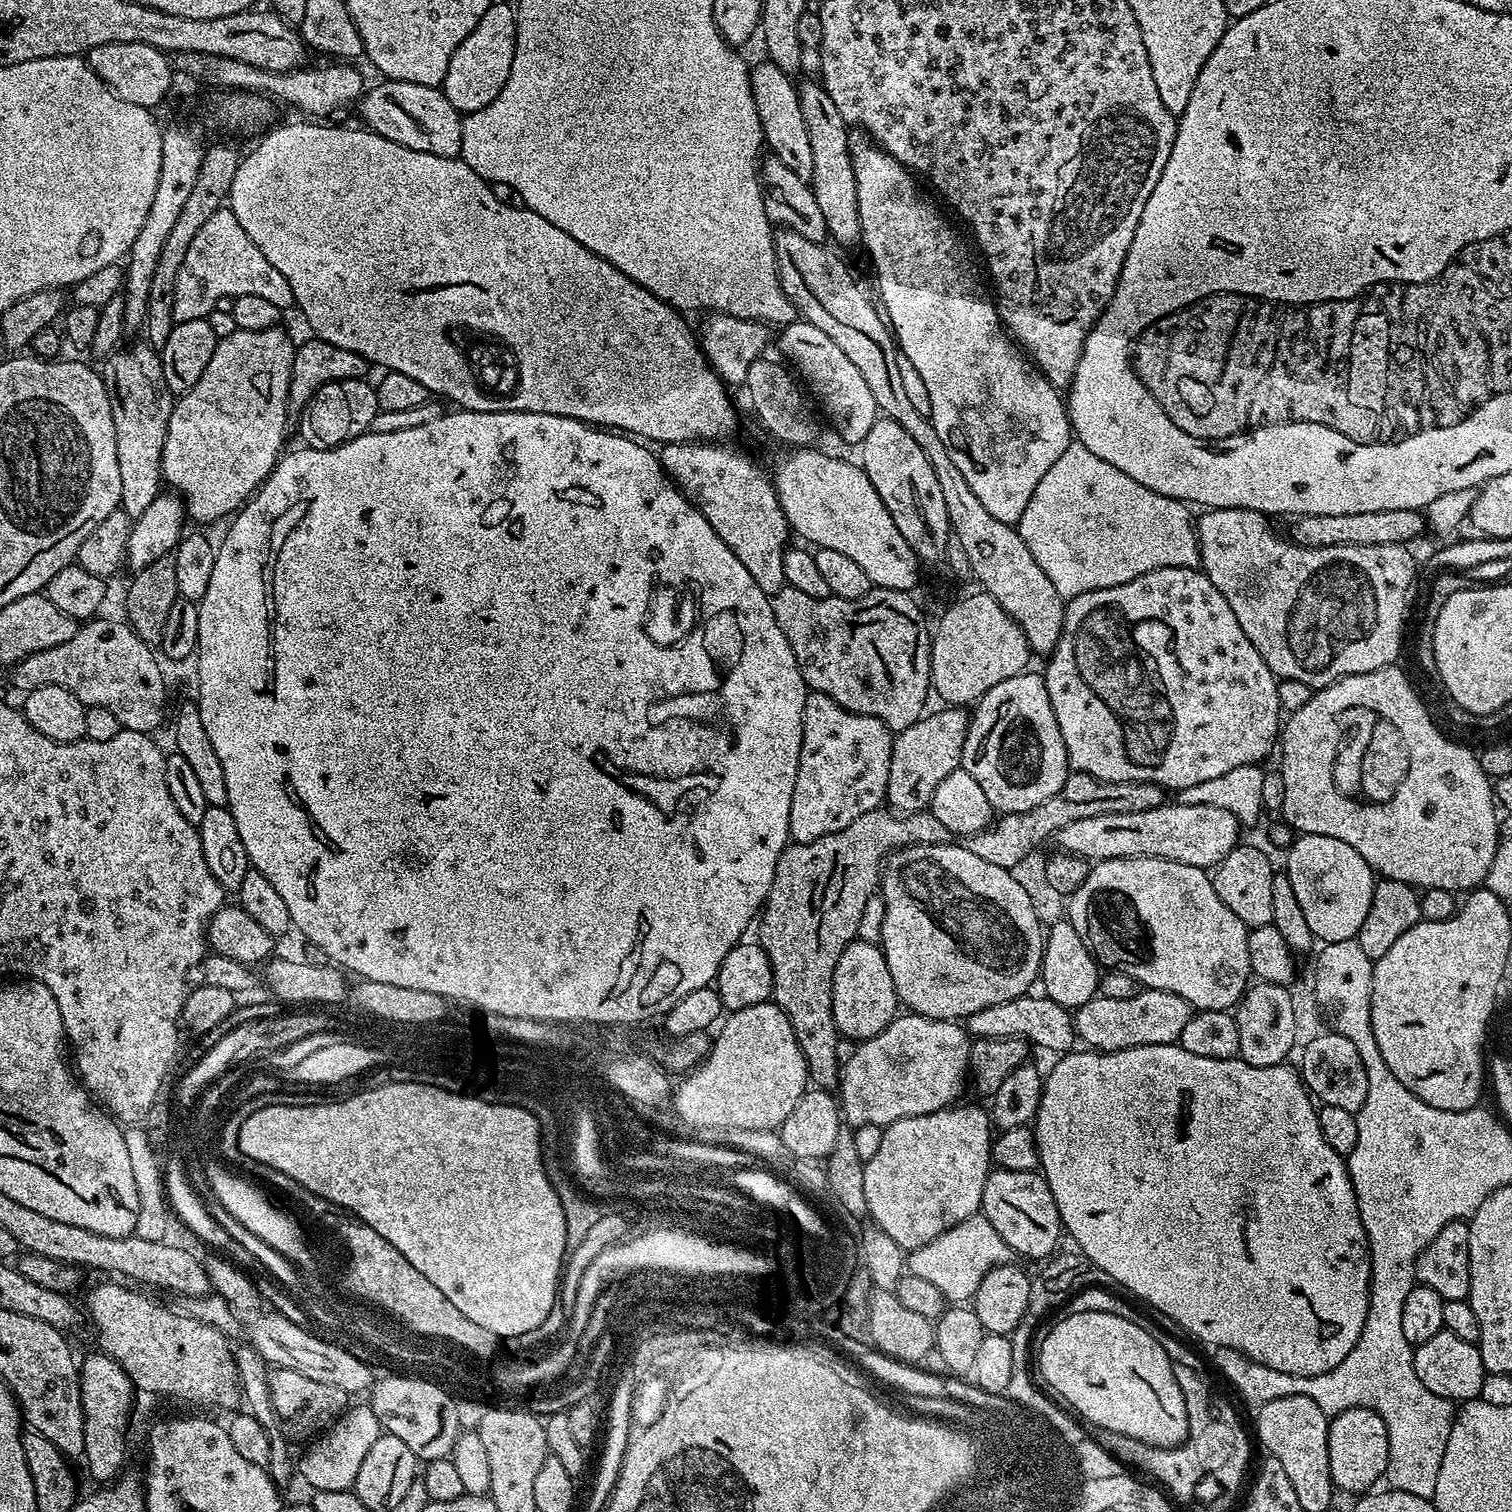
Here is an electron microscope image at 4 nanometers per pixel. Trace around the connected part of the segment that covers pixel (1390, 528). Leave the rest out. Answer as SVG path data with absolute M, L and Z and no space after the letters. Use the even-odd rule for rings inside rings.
M1386 510L1367 511L1363 514L1308 515L1295 519L1289 539L1308 548L1321 548L1328 545L1388 545L1410 544L1426 530L1426 521L1421 511Z

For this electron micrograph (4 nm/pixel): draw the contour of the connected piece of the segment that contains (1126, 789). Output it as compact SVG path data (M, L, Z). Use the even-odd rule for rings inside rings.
M1078 771L1069 773L1066 782L1058 794L1046 798L1034 810L1025 812L1005 812L997 815L993 823L989 824L983 832L973 832L963 837L962 843L970 854L978 854L978 858L986 858L986 862L994 862L994 866L1015 869L1019 860L1024 860L1039 844L1053 839L1056 834L1056 824L1068 826L1071 822L1082 821L1085 818L1098 817L1106 813L1141 813L1166 802L1165 789L1152 783L1104 783Z

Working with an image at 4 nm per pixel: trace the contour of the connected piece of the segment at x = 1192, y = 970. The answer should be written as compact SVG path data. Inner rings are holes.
M1110 858L1109 860L1098 860L1091 865L1089 873L1086 874L1085 880L1071 895L1067 897L1068 913L1066 919L1074 926L1078 932L1079 938L1085 943L1086 950L1092 952L1093 958L1098 965L1105 969L1128 974L1136 978L1144 988L1153 988L1154 990L1166 990L1170 994L1178 994L1178 998L1186 998L1186 1002L1191 1004L1193 1009L1205 1012L1206 1010L1222 1010L1223 1012L1235 1009L1240 1003L1241 996L1244 995L1250 984L1252 976L1252 967L1250 966L1250 950L1248 949L1248 925L1243 924L1218 898L1218 890L1214 890L1212 885L1212 876L1207 871L1198 866L1186 866L1182 862L1174 862L1166 858Z

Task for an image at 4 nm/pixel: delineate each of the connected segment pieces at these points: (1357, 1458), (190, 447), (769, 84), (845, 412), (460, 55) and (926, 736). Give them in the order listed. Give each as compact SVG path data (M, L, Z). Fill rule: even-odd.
M1351 1408L1342 1410L1331 1417L1328 1422L1328 1458L1330 1462L1330 1478L1337 1489L1344 1492L1356 1492L1352 1494L1364 1494L1369 1491L1389 1471L1388 1462L1388 1435L1386 1434L1386 1422L1374 1410L1369 1408Z
M277 326L275 328L267 328L266 330L232 330L229 336L221 335L216 341L216 349L214 354L210 357L210 362L206 366L206 371L202 373L202 378L198 378L198 382L194 382L194 386L189 392L183 393L175 401L172 413L170 414L170 426L168 427L168 437L164 443L163 458L162 458L162 468L164 470L164 484L167 485L173 493L179 495L180 499L183 500L184 506L189 517L192 516L200 524L208 524L211 520L220 520L225 516L225 518L231 517L233 514L240 511L253 496L256 495L256 491L259 490L260 485L263 484L264 479L272 473L274 466L278 463L281 458L282 453L285 451L286 445L284 445L284 435L288 432L288 419L290 419L290 413L288 410L288 391L290 390L290 370L292 369L292 363L294 362L294 354L296 353L294 347L294 340L291 340L286 333L283 332L283 327Z
M763 62L751 69L752 93L754 106L758 106L758 118L762 122L764 142L775 159L794 170L798 178L811 181L814 174L813 151L807 133L806 122L803 121L802 107L799 105L797 85L789 73L783 72L779 66L771 62Z
M797 318L792 324L783 325L779 332L780 352L785 356L783 359L798 373L803 387L816 395L821 410L828 415L837 434L853 446L863 444L866 434L870 434L870 426L874 426L878 418L878 409L874 394L870 394L870 386L866 386L862 373L854 367L854 362L842 354L841 348L834 343L834 338L828 337L808 320Z
M493 2L478 18L478 26L462 38L458 50L450 58L450 66L446 66L446 78L442 91L450 98L450 106L454 106L461 114L477 112L486 107L506 86L506 78L510 78L510 66L514 62L514 46L516 45L516 10L510 3Z
M940 706L937 712L929 711L920 717L918 722L906 726L906 730L895 733L890 754L890 778L888 779L888 795L886 804L891 811L897 814L922 812L931 805L934 790L954 769L961 767L960 759L968 733L969 713L963 707Z

